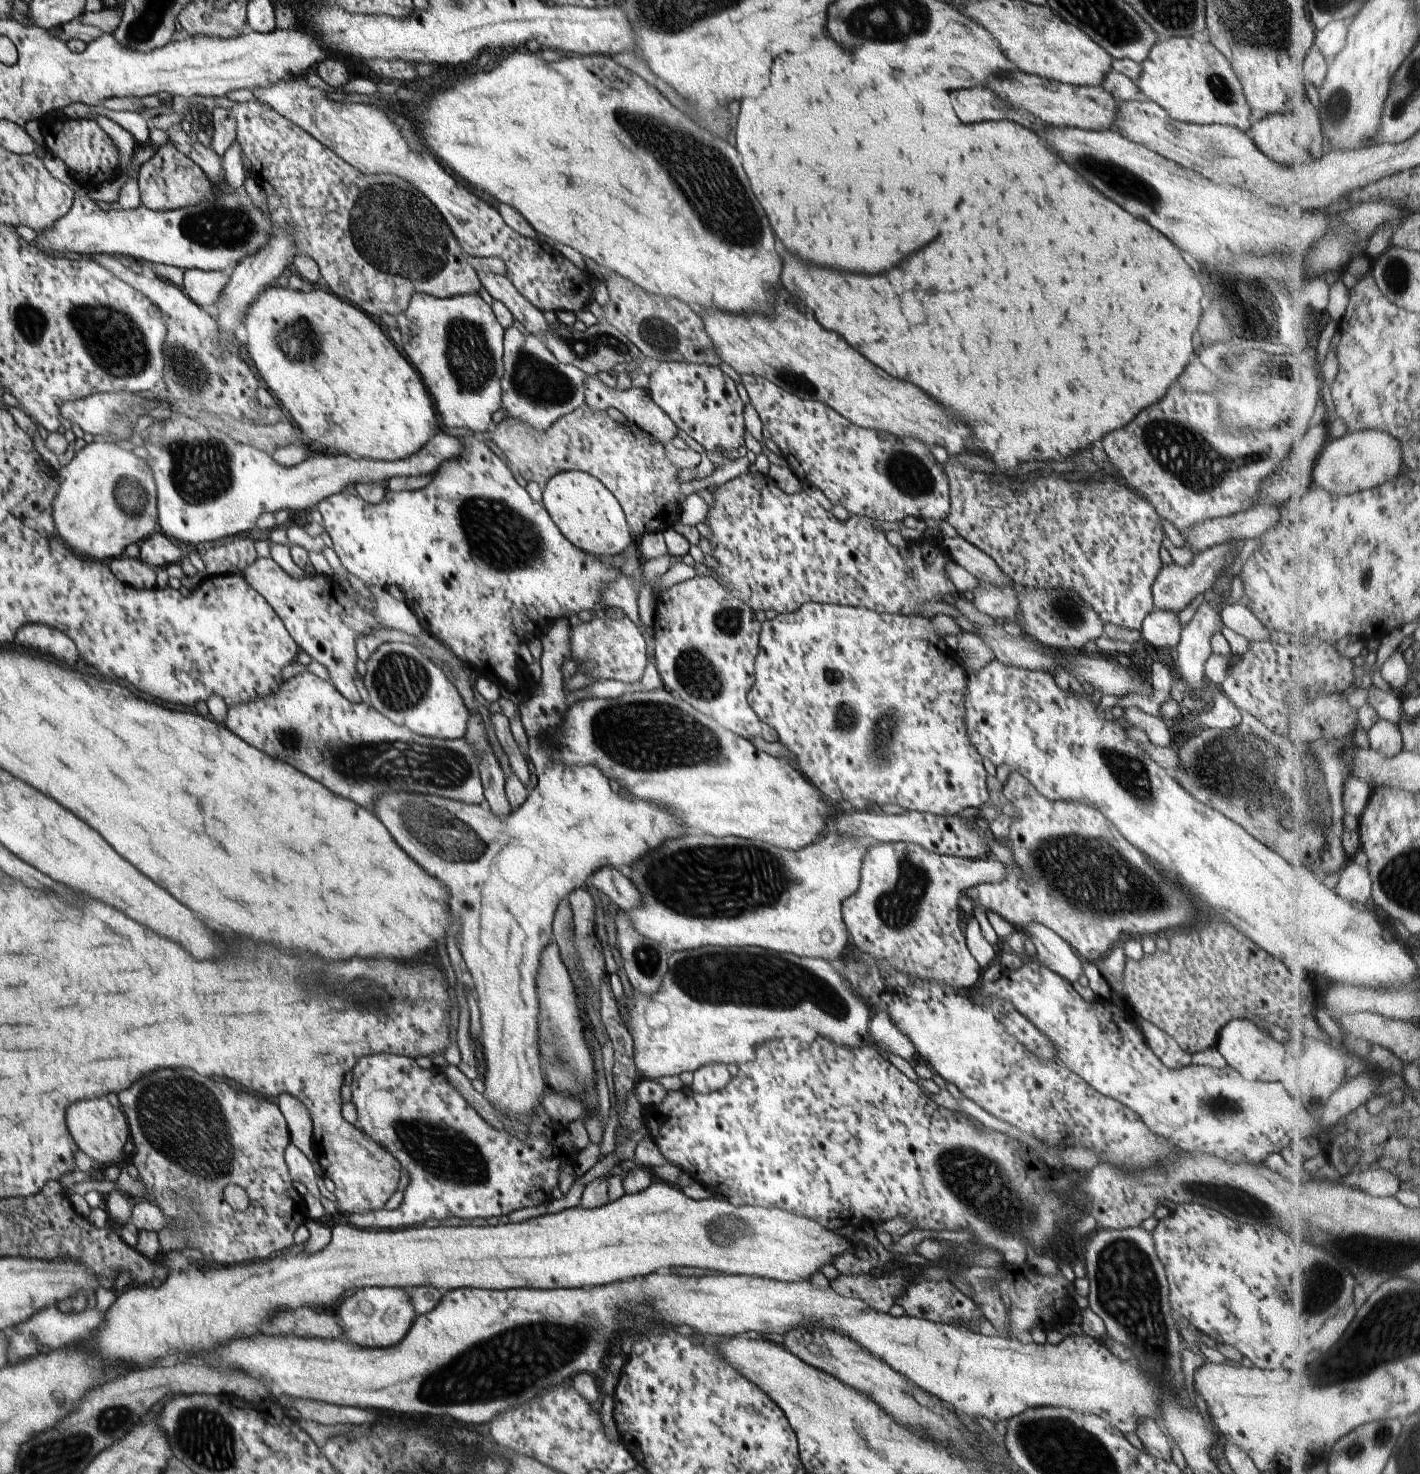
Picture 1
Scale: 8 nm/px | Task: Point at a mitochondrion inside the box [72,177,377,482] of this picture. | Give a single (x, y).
(225, 227)

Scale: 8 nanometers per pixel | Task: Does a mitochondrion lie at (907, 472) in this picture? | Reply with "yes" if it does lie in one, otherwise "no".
yes

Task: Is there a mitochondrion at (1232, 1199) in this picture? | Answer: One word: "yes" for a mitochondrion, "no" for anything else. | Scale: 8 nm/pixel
yes

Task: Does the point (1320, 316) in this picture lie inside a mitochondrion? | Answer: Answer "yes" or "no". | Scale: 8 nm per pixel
no

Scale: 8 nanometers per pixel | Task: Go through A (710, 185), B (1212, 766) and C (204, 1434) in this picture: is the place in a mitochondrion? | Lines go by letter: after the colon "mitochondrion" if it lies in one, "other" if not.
A: mitochondrion
B: mitochondrion
C: mitochondrion

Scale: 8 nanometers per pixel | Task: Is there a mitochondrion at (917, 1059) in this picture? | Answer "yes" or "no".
no

